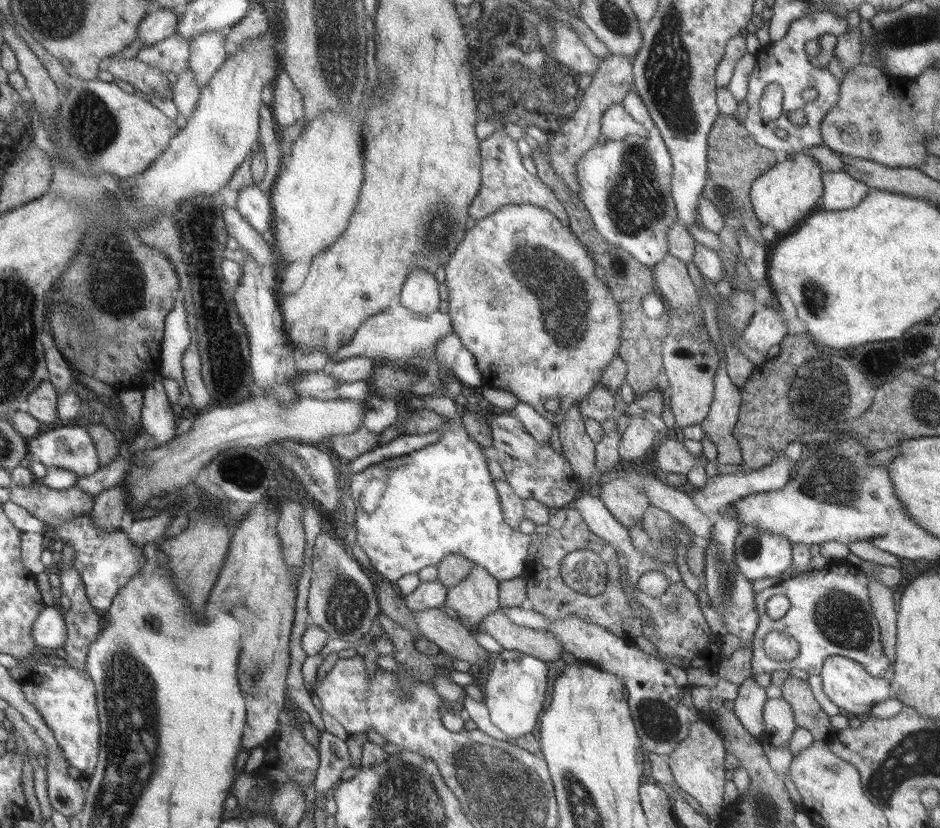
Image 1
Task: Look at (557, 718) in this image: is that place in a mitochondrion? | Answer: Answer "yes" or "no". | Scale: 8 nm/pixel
no

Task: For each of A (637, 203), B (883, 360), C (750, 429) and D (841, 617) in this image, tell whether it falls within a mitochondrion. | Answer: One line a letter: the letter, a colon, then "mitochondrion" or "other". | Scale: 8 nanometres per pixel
A: mitochondrion
B: other
C: other
D: mitochondrion

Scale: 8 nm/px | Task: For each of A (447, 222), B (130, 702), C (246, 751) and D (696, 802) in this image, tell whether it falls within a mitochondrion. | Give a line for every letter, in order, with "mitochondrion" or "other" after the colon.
A: mitochondrion
B: mitochondrion
C: other
D: other

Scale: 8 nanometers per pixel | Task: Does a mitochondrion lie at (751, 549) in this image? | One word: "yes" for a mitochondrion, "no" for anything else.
yes

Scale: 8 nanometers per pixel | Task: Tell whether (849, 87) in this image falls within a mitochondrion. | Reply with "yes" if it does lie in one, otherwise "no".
no

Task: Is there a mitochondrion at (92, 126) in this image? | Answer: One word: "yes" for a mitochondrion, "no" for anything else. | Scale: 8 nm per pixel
yes

